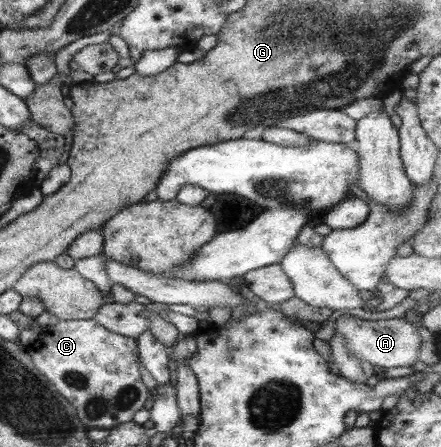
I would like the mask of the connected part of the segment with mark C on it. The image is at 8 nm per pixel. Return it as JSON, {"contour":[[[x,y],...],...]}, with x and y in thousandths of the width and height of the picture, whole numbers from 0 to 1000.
{"contour":[[[215,714],[136,716],[125,727],[95,734],[86,756],[57,776],[79,821],[125,864],[143,888],[175,917],[184,944],[200,960],[252,962],[302,937],[342,888],[340,872],[320,850],[313,805],[313,765],[306,756],[270,749],[224,727]]]}

